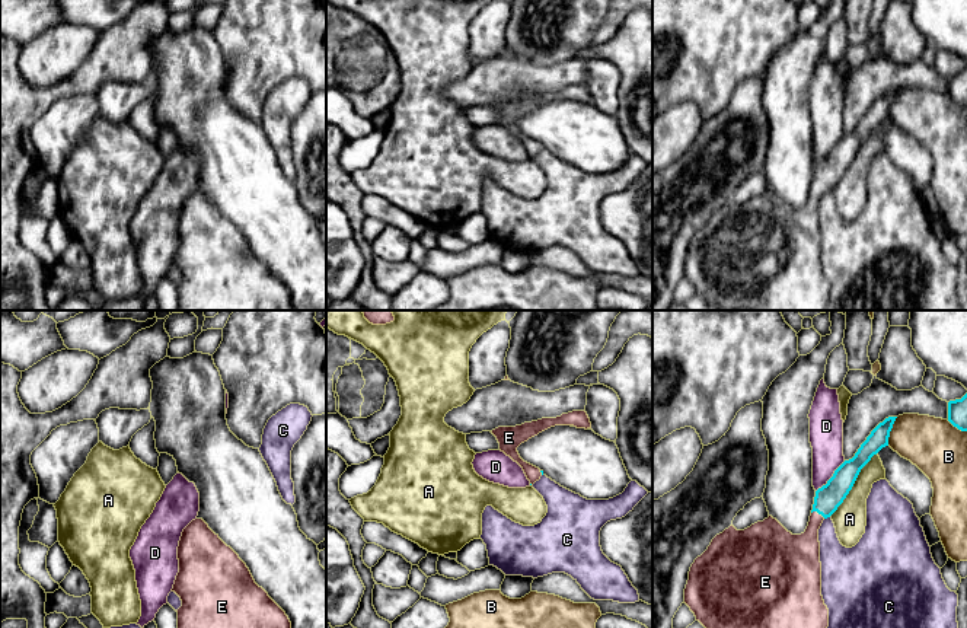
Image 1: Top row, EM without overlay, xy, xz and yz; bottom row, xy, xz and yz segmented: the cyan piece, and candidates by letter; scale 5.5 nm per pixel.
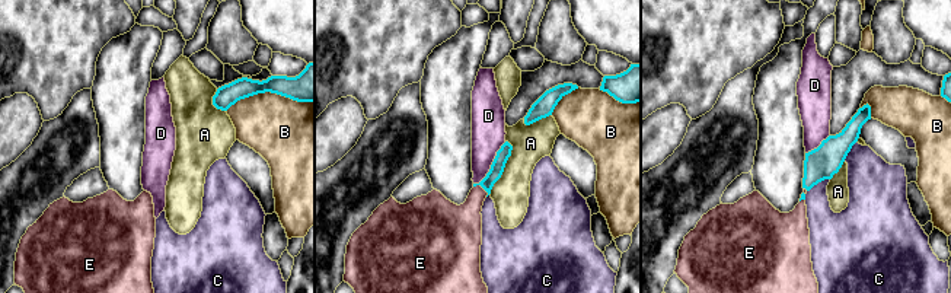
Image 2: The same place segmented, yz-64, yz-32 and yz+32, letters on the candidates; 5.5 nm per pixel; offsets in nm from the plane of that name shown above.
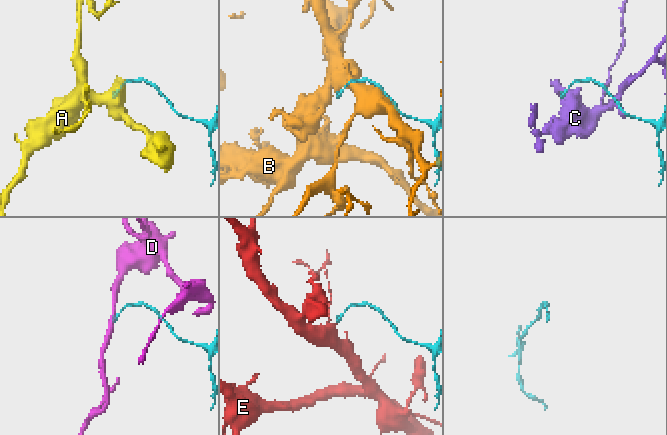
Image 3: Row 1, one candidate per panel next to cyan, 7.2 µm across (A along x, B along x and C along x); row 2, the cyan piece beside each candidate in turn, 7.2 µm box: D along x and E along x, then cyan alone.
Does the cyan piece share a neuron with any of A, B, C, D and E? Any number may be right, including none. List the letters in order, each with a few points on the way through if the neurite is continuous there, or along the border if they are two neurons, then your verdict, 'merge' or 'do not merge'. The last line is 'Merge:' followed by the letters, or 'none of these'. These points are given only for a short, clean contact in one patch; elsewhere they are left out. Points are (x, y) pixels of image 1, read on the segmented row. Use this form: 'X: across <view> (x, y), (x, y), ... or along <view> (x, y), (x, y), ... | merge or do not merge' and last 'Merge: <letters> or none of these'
A: do not merge
B: do not merge
C: along yz (830, 515), (825, 519) | do not merge
D: along yz (845, 461), (816, 491) | do not merge
E: across yz (829, 497), (819, 513), (811, 535), (800, 554) | merge
Merge: E

